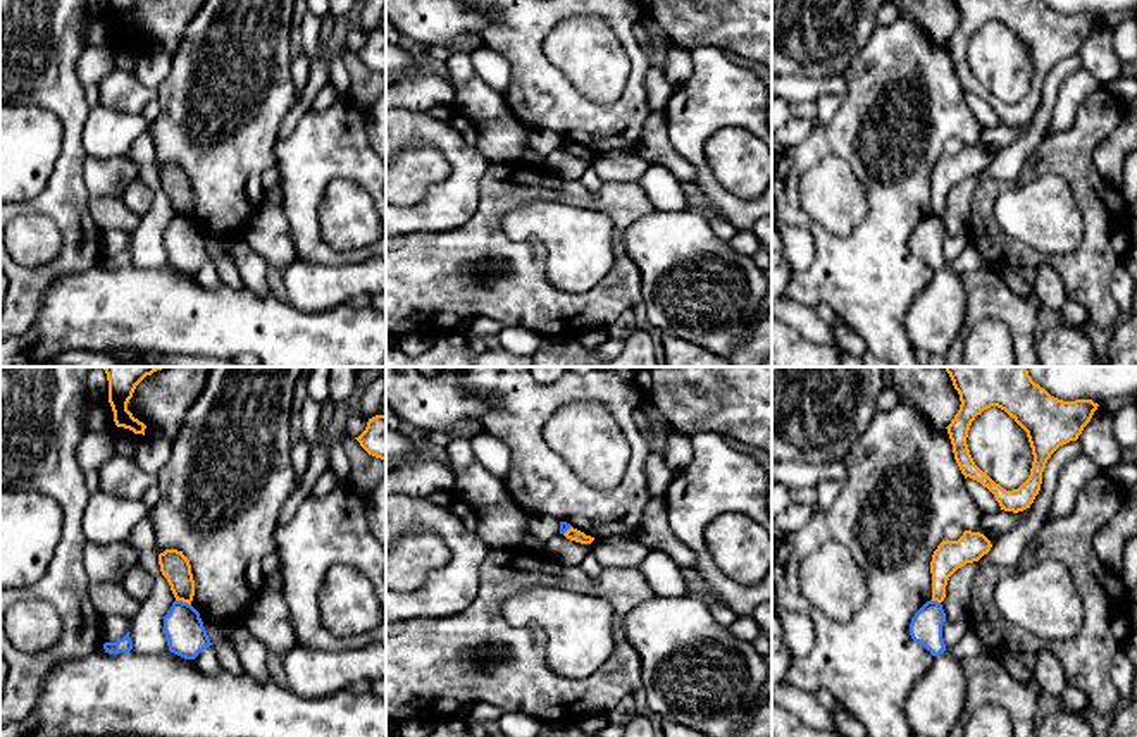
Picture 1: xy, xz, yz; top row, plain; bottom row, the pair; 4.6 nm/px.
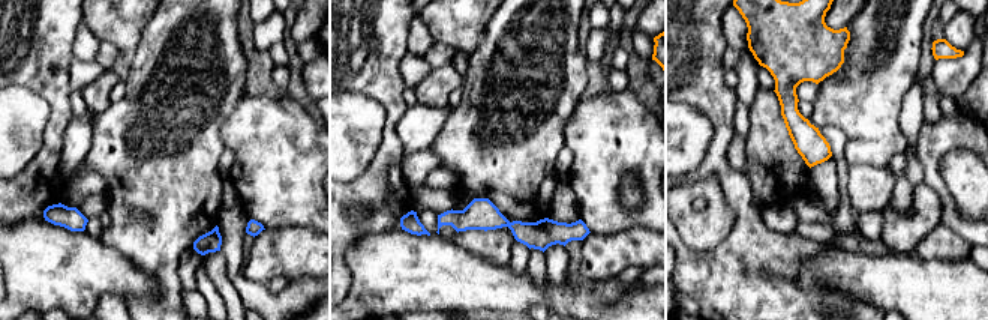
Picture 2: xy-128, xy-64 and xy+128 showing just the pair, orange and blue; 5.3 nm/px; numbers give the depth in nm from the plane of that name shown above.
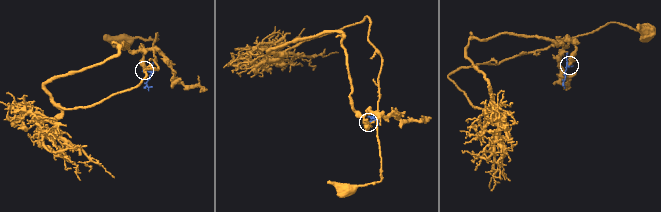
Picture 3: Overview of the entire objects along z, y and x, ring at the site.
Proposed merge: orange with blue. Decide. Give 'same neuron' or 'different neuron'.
different neuron

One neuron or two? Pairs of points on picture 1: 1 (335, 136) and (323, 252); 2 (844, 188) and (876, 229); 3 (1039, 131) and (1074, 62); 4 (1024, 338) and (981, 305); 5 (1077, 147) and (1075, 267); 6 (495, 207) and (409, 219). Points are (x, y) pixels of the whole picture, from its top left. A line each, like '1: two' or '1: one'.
1: one
2: two
3: one
4: one
5: one
6: two

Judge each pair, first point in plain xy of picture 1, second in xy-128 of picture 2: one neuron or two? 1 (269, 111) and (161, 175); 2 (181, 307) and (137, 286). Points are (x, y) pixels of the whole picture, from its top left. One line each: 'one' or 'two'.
1: one
2: one

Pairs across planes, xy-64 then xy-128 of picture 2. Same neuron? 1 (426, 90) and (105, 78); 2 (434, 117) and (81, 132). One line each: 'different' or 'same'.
1: same
2: same

